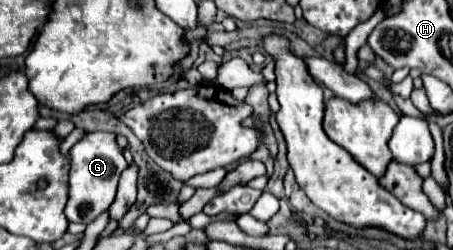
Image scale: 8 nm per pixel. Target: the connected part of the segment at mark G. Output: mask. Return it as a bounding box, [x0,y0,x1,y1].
[67,132,127,224]

